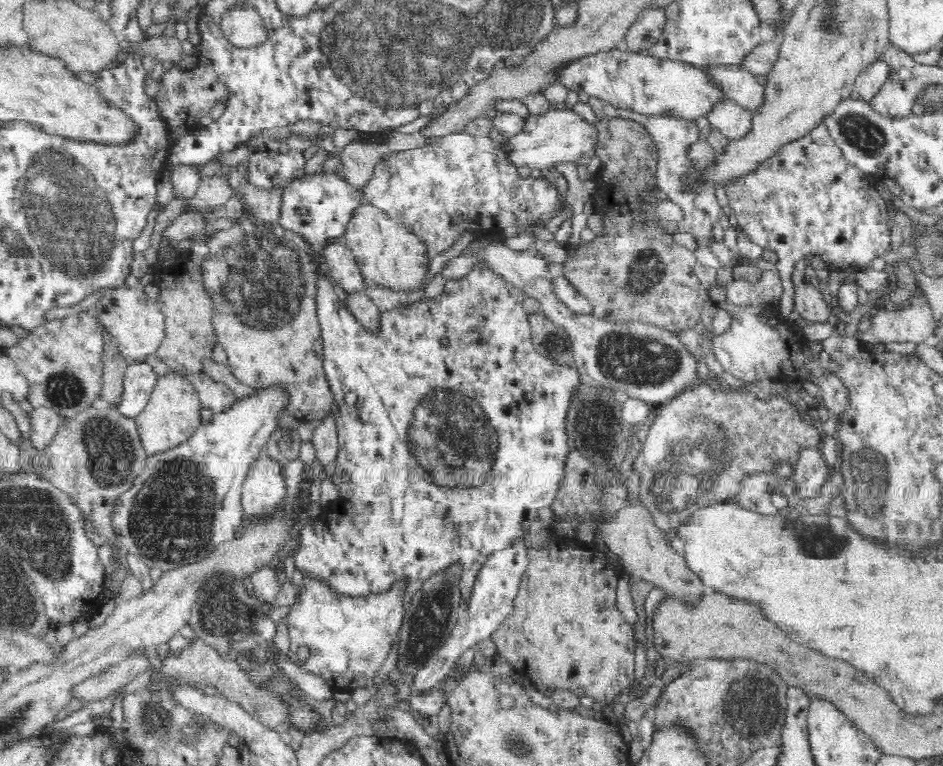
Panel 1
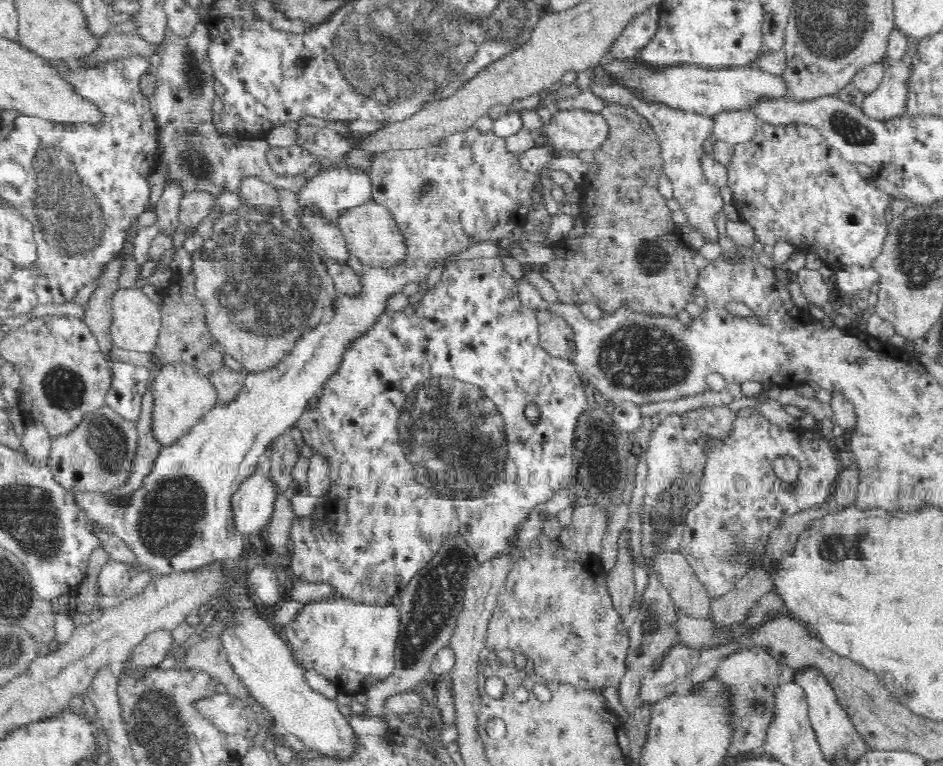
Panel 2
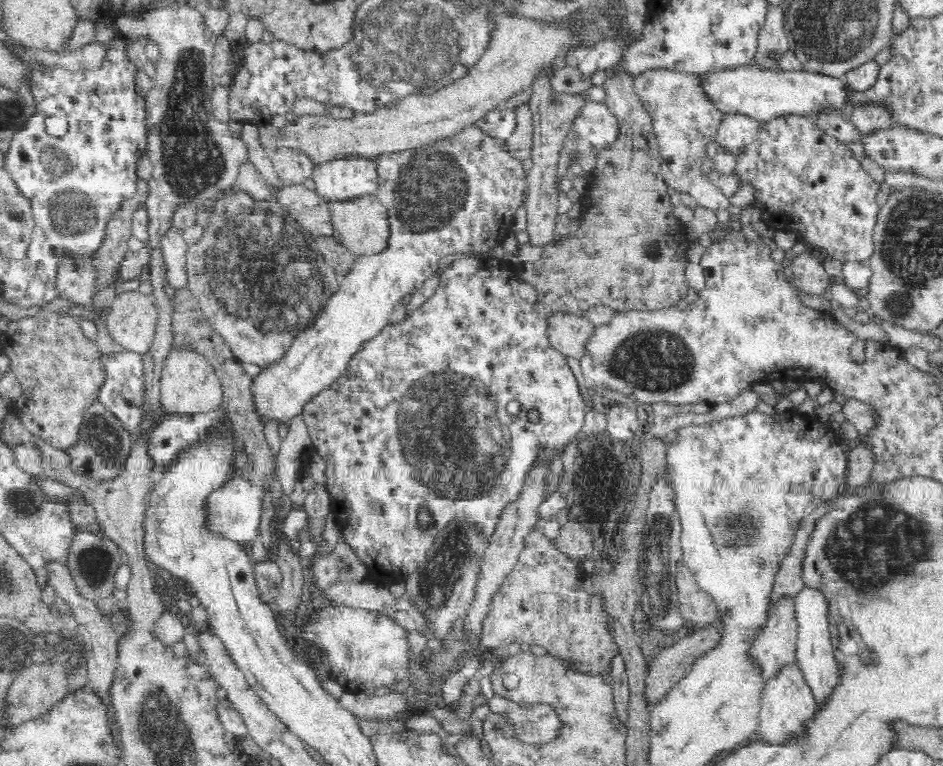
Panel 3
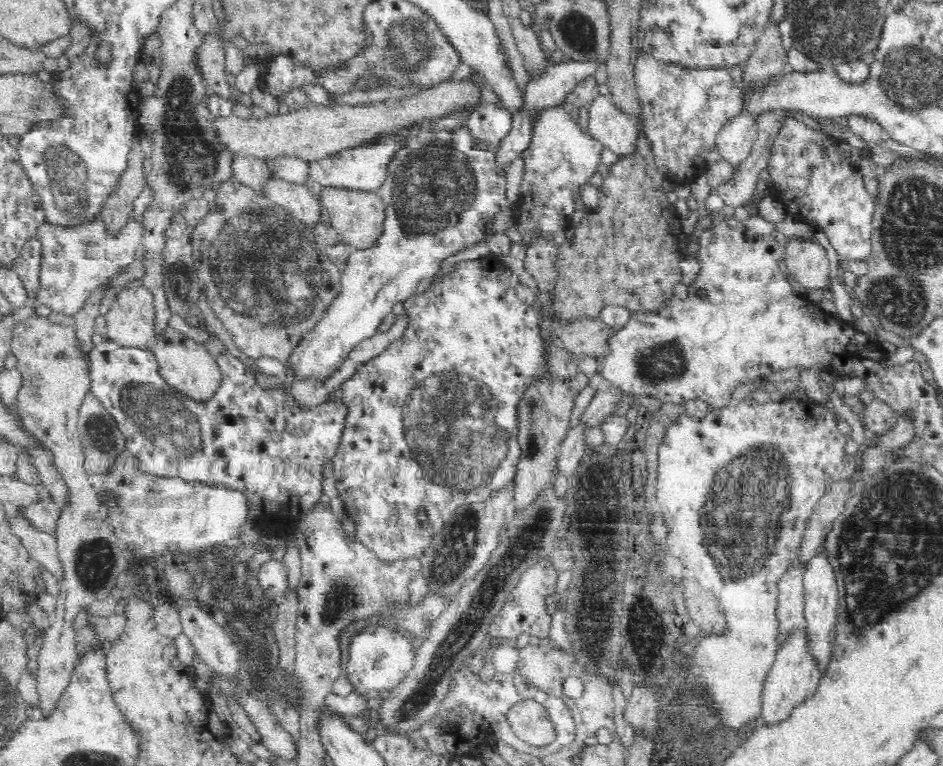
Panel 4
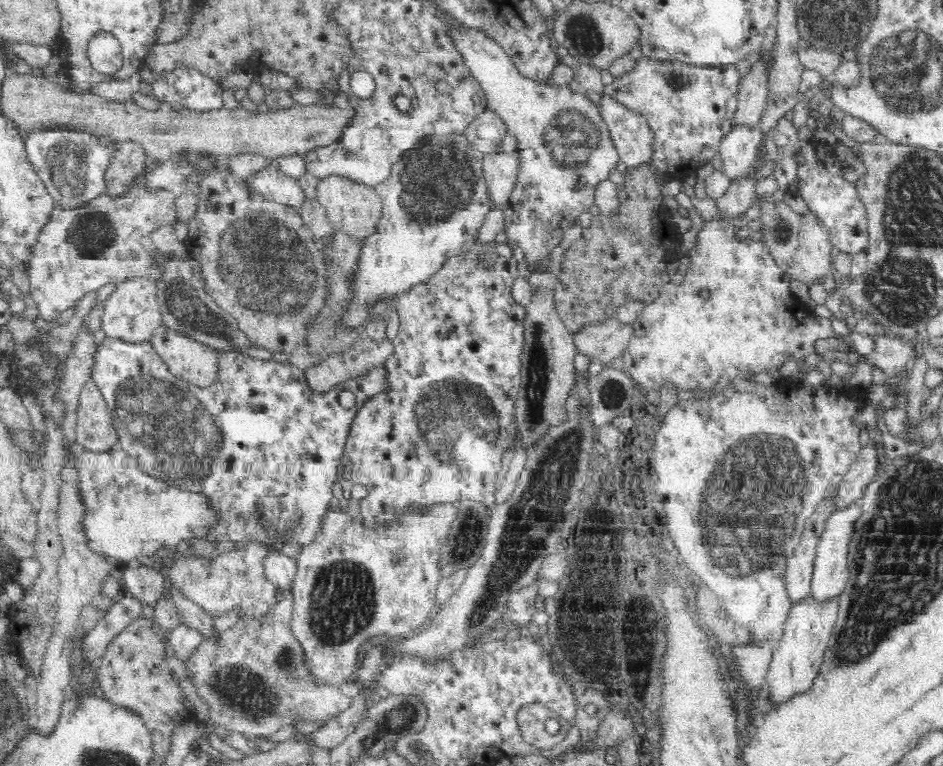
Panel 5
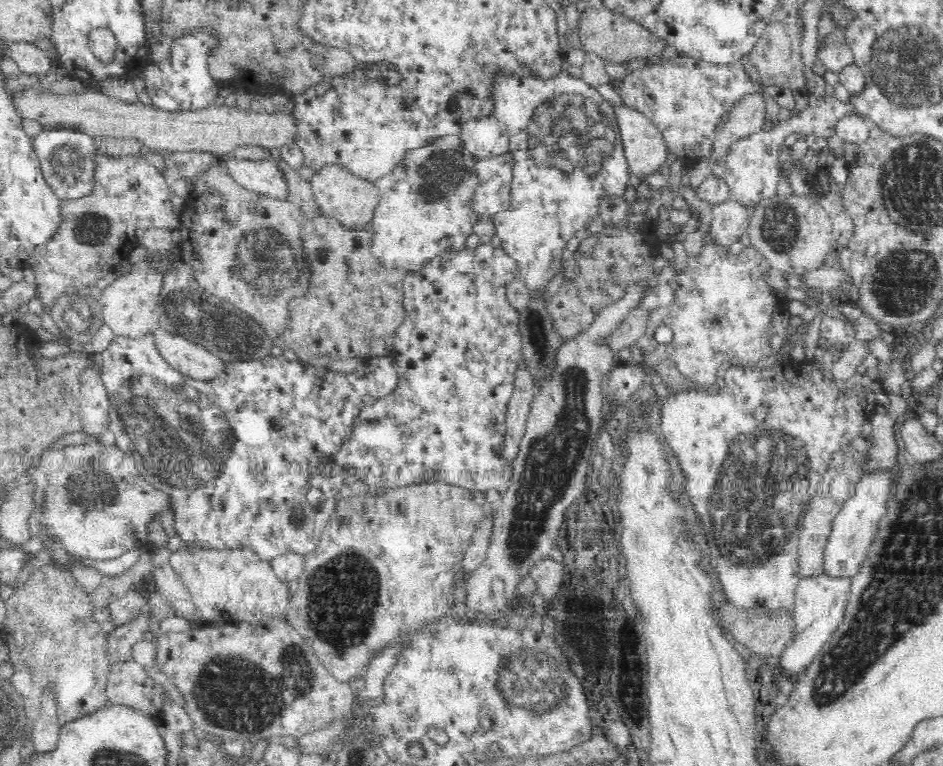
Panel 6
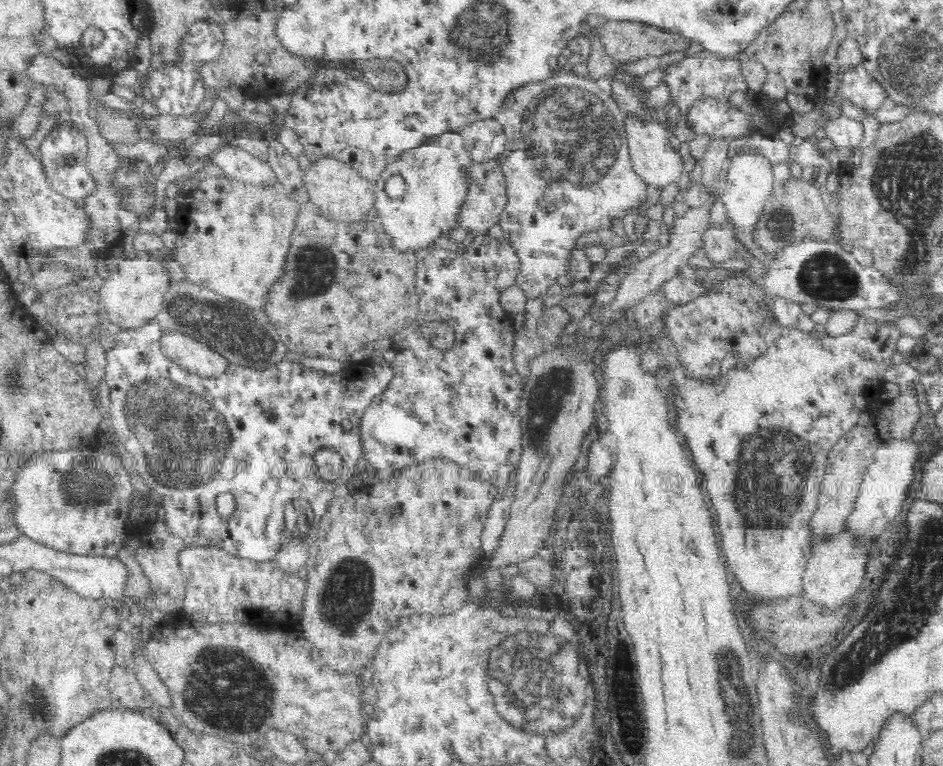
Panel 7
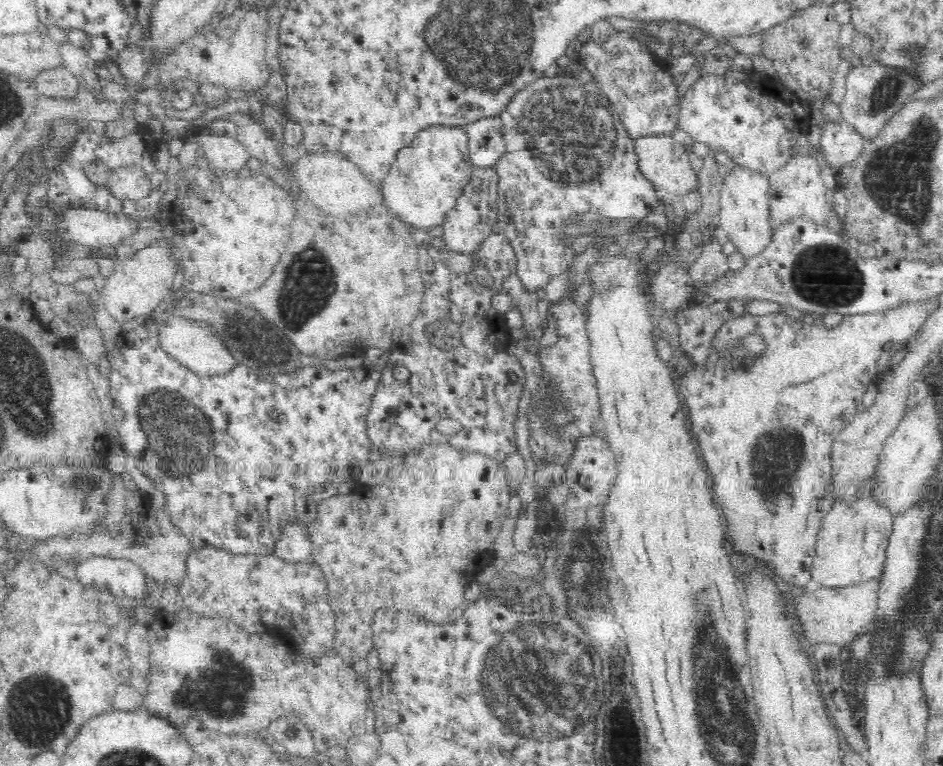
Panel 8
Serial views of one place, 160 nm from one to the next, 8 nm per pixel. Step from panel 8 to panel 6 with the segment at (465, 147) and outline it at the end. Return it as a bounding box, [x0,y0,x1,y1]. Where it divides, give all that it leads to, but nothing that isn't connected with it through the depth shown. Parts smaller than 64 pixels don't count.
[370,135,479,272]

